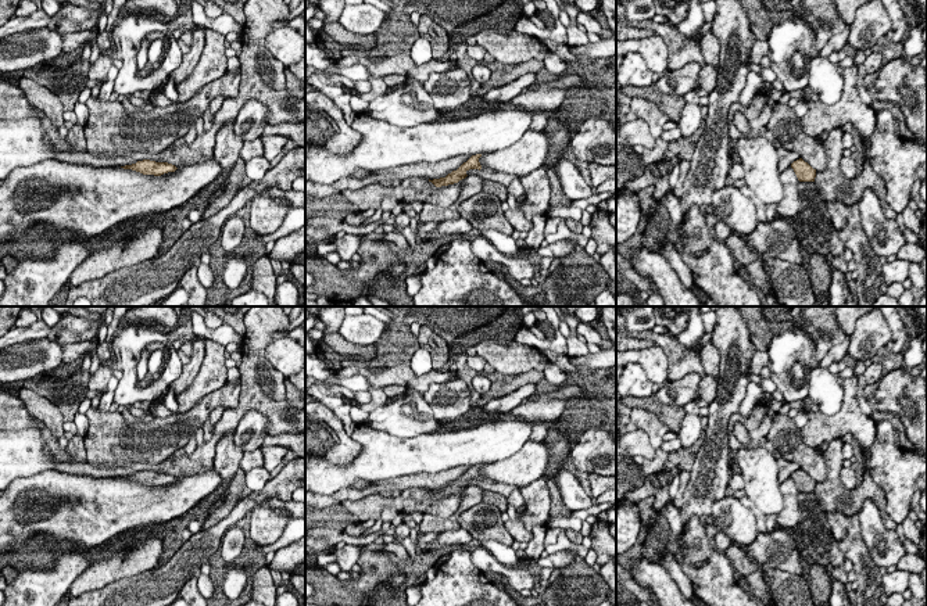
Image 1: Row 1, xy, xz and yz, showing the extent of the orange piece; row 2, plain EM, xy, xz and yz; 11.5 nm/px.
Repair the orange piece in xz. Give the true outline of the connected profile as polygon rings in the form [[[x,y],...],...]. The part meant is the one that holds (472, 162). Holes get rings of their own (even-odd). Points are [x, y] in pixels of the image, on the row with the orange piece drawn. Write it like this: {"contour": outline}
{"contour": [[[482,154],[472,155],[457,171],[452,171],[445,178],[433,179],[433,180],[429,179],[429,182],[432,182],[436,187],[458,183],[459,180],[462,180],[468,176],[466,172],[469,169],[479,169],[479,171],[482,169],[482,165],[479,162],[480,157],[482,157]]]}

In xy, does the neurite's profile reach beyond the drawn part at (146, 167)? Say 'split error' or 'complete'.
complete

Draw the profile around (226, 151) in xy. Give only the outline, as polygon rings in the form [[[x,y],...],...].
[[[226,123],[216,135],[214,158],[222,166],[222,172],[230,172],[240,158],[243,143],[235,135],[235,125]]]

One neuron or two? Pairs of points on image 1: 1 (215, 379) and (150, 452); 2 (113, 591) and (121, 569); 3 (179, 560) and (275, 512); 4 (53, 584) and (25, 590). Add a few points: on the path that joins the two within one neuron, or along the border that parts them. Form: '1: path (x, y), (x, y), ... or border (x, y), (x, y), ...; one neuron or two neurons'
1: border (214, 391), (210, 391), (188, 411), (178, 413); two neurons
2: border (147, 570), (88, 591); two neurons
3: border (269, 498), (253, 511), (249, 534); two neurons
4: path (46, 587), (32, 590); one neuron

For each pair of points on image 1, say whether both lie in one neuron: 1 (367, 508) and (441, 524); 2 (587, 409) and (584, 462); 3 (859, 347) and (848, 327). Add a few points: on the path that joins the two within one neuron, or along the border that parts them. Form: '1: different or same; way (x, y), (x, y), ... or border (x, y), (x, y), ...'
1: different; border (423, 513), (435, 516)
2: different; border (601, 429), (589, 429), (580, 437), (569, 458)
3: different; border (856, 321), (855, 330), (849, 337)

